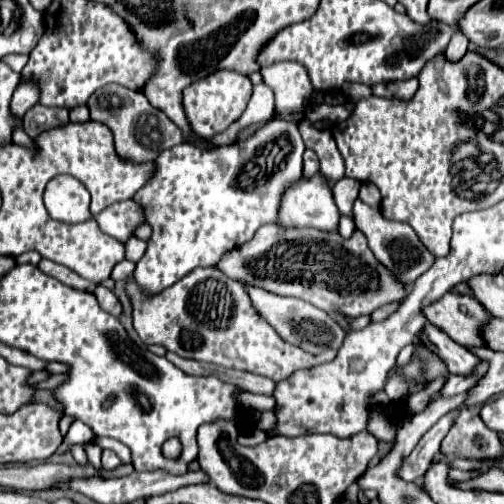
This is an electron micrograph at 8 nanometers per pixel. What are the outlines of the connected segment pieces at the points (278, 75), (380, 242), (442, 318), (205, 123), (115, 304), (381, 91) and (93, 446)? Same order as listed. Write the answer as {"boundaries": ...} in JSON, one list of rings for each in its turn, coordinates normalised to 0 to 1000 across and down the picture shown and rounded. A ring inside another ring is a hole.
{"boundaries":[[[[554,121],[534,133],[518,133],[522,165],[546,181],[546,220],[605,220],[617,185],[625,181],[609,137],[585,121]]],[[[716,395],[704,399],[700,407],[700,431],[704,431],[704,446],[708,454],[728,470],[732,494],[744,502],[744,510],[800,562],[815,565],[835,542],[843,542],[863,510],[843,494],[843,486],[835,486],[831,470],[823,470],[819,454],[808,442],[792,442],[792,438],[772,438],[756,427],[752,415],[740,415],[732,407],[724,407]]],[[[883,581],[867,601],[855,601],[839,613],[851,641],[879,653],[899,677],[915,685],[962,688],[954,677],[954,641],[970,633],[970,621],[958,617],[946,593],[915,581]]],[[[470,141],[415,145],[399,161],[387,161],[387,169],[363,177],[367,232],[379,244],[379,252],[387,256],[387,264],[395,264],[399,272],[423,272],[423,268],[446,260],[462,240],[470,240],[478,232],[478,224],[486,220],[486,212],[494,204],[498,177],[502,177],[502,169],[498,169],[494,153],[486,153]]],[[[196,565],[196,569],[188,573],[188,589],[192,589],[196,605],[200,605],[208,617],[216,617],[216,621],[224,621],[224,625],[240,625],[240,601],[236,601],[236,593],[224,585],[224,577],[216,577],[212,569]]],[[[827,153],[804,157],[804,161],[776,161],[776,165],[748,165],[736,173],[740,188],[748,192],[792,192],[792,196],[808,196],[819,192],[819,185],[827,181]]],[[[169,879],[169,899],[181,923],[192,923],[192,931],[200,931],[200,887],[192,879]]]]}

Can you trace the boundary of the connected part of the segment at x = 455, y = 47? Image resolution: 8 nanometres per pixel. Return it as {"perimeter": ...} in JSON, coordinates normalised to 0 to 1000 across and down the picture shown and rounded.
{"perimeter":[[[899,77],[899,81],[891,85],[887,101],[883,101],[883,113],[887,113],[887,121],[895,121],[895,125],[911,121],[911,117],[923,109],[923,101],[927,101],[927,89],[931,89],[931,81],[923,81],[923,77]]]}

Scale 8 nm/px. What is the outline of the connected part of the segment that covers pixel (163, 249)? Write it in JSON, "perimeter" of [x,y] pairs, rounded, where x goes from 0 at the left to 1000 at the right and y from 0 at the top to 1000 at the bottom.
{"perimeter":[[[530,240],[502,268],[458,288],[399,296],[363,284],[323,300],[308,315],[304,351],[272,379],[272,387],[264,387],[264,399],[280,407],[288,438],[304,454],[288,506],[268,522],[268,558],[292,581],[315,581],[363,554],[375,538],[391,530],[423,530],[450,498],[490,482],[526,438],[550,435],[562,383],[601,347],[601,300],[605,288],[589,244],[569,240]]]}

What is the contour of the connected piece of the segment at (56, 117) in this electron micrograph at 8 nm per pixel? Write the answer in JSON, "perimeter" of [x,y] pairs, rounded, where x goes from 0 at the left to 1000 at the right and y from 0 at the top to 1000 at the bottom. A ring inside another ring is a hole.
{"perimeter":[[[65,208],[50,228],[46,228],[46,256],[58,272],[73,272],[73,264],[129,248],[137,240],[137,216],[133,212],[85,212],[85,208]]]}

